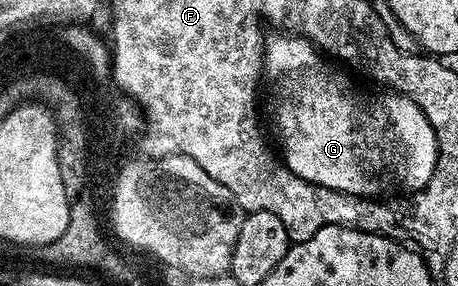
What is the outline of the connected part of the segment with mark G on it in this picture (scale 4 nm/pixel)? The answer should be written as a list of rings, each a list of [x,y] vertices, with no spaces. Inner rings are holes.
[[[274,34],[264,44],[264,76],[274,83],[278,95],[278,136],[282,139],[280,156],[286,168],[310,184],[331,188],[353,196],[373,197],[382,184],[395,184],[398,188],[417,190],[426,187],[438,161],[436,134],[428,118],[407,96],[386,90],[374,100],[378,112],[358,112],[358,92],[345,76],[315,45],[302,36]]]

